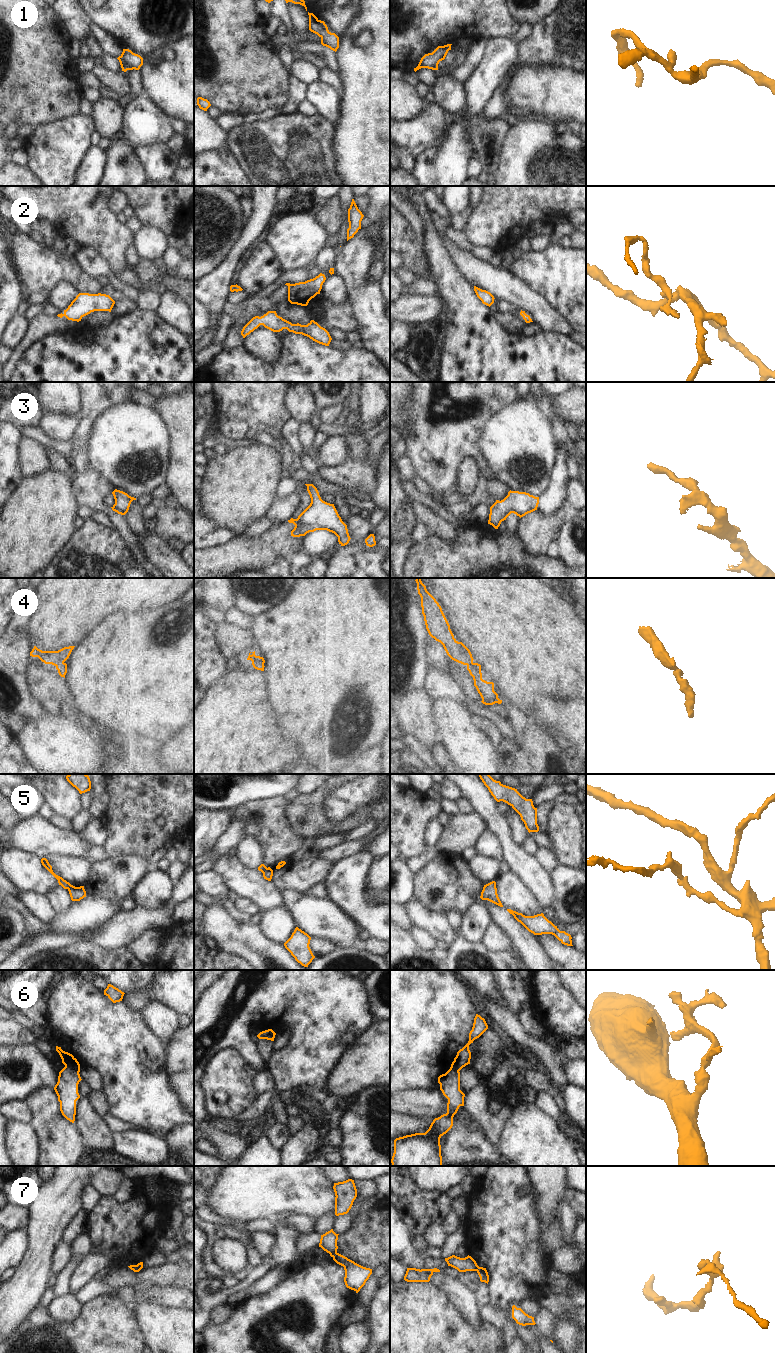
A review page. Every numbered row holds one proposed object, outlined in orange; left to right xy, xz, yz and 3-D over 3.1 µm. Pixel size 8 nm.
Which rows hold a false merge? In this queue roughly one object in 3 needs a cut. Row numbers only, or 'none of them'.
5, 6, 7

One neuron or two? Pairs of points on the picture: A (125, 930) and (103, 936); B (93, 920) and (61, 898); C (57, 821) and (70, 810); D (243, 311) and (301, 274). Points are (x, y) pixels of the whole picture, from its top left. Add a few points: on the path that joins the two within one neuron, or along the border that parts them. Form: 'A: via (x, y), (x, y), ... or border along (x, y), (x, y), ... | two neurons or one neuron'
A: via (120, 931), (108, 936) | one neuron
B: border along (73, 901), (66, 910), (55, 914) | two neurons
C: border along (55, 815), (61, 815), (72, 821) | two neurons
D: via (257, 300), (266, 291), (287, 279) | one neuron

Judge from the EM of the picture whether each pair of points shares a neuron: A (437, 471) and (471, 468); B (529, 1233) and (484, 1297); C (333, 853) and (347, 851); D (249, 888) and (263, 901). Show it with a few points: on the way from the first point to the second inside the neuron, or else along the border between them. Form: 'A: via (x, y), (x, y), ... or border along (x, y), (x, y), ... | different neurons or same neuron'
A: border along (472, 456), (466, 456), (459, 464), (454, 489) | different neurons
B: border along (487, 1284), (489, 1303) | different neurons
C: via (336, 853), (344, 851) | same neuron
D: via (252, 890), (260, 898) | same neuron

